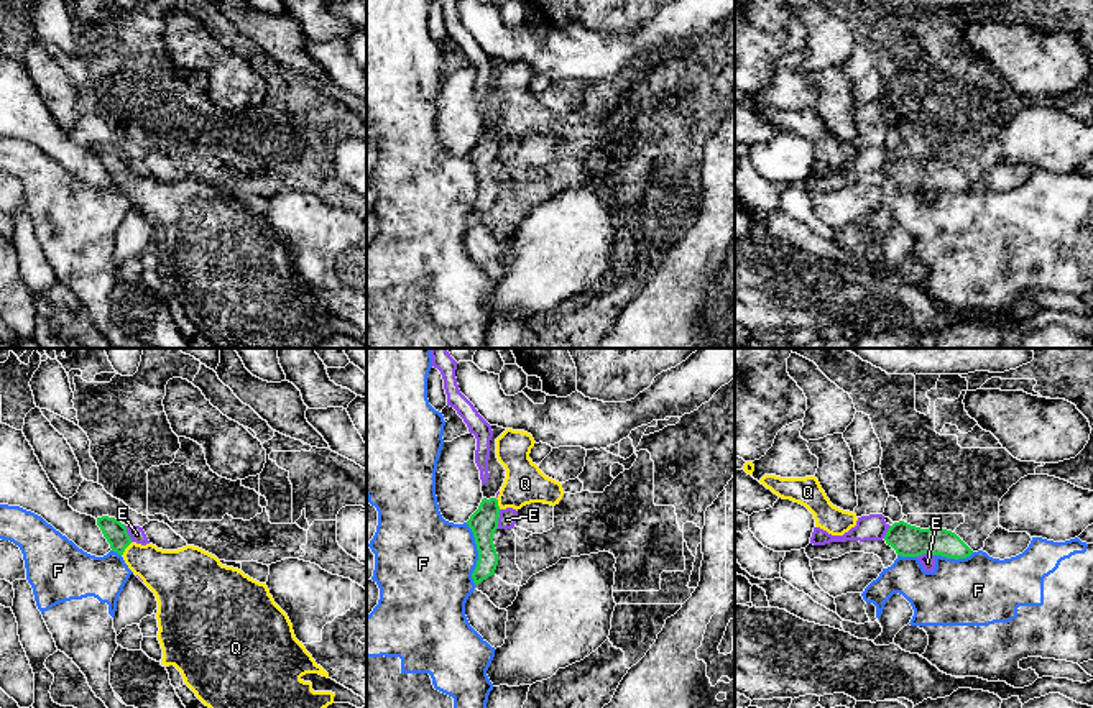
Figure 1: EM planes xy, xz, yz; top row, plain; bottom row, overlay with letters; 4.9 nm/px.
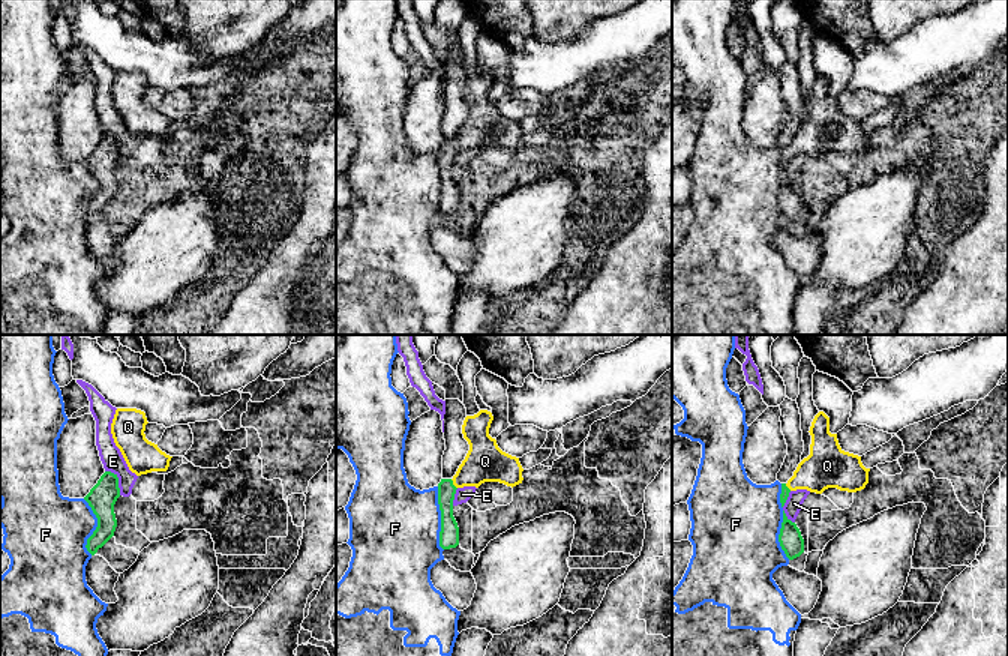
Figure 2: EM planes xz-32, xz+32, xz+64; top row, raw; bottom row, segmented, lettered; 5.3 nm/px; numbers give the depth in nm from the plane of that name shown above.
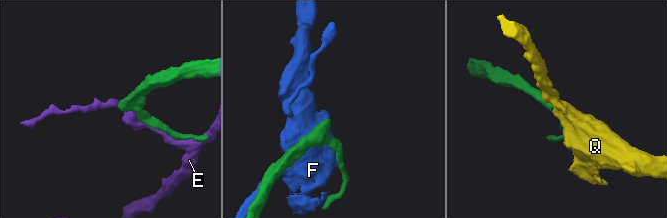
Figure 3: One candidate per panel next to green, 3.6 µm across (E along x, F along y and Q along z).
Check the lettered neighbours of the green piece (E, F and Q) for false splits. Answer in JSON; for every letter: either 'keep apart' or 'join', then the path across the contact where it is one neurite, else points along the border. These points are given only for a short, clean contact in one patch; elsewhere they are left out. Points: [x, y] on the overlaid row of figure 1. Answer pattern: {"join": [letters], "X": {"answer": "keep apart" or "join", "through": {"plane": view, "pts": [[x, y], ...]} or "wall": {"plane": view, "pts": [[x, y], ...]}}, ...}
{"join": ["Q"], "E": {"answer": "keep apart"}, "F": {"answer": "keep apart"}, "Q": {"answer": "join", "through": {"plane": "xy", "pts": [[114, 531], [125, 547], [168, 574]]}}}

